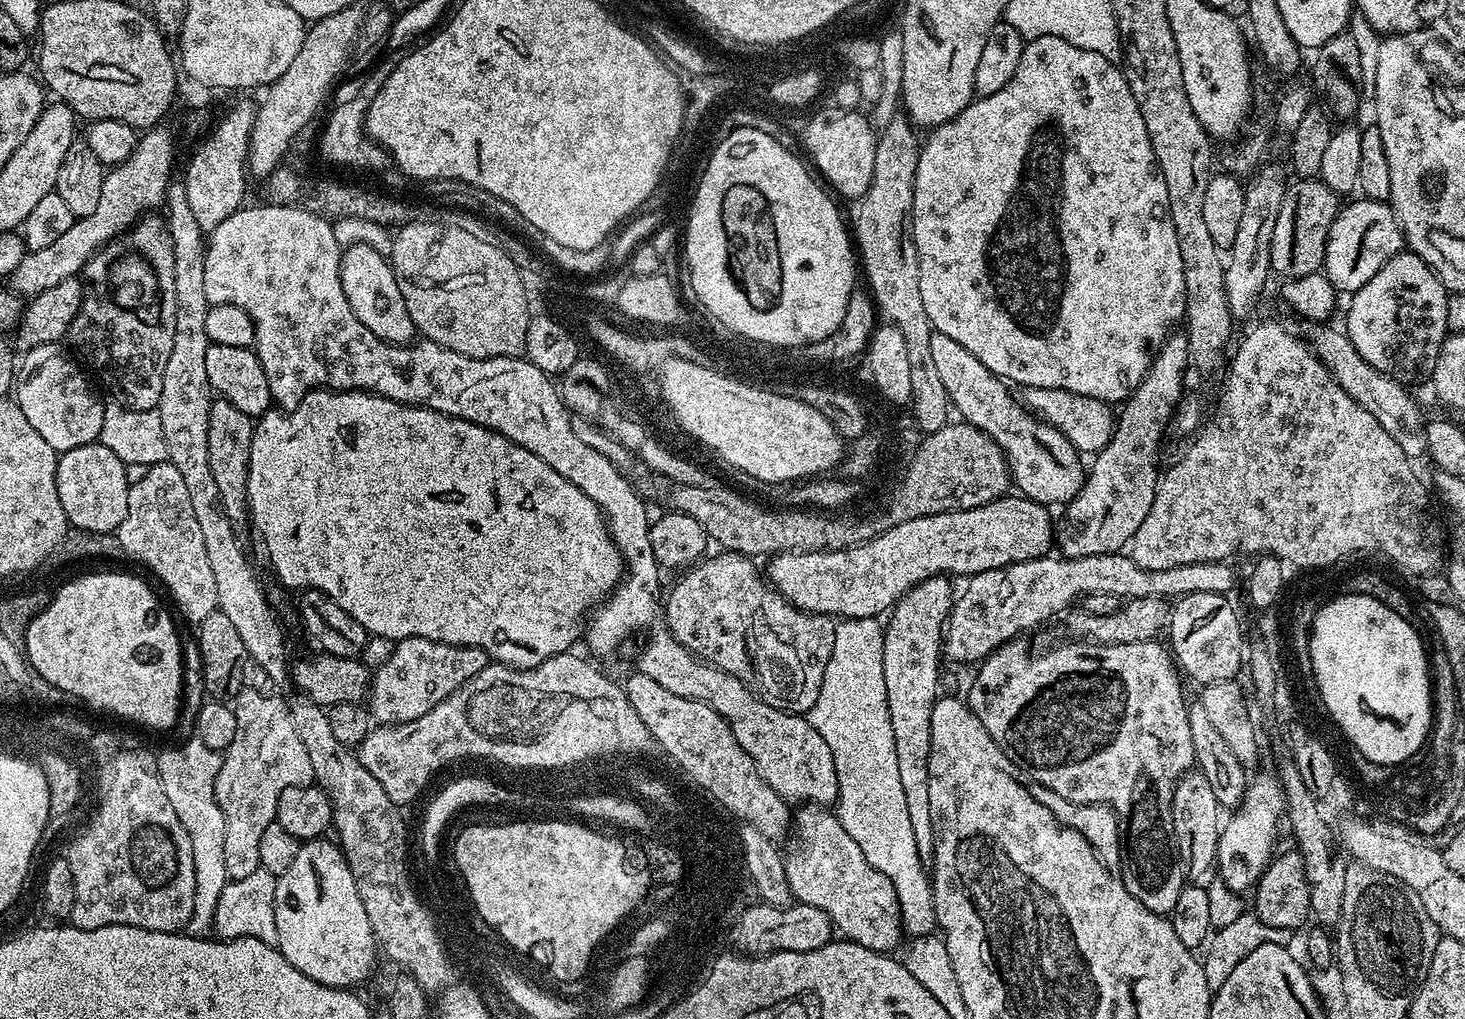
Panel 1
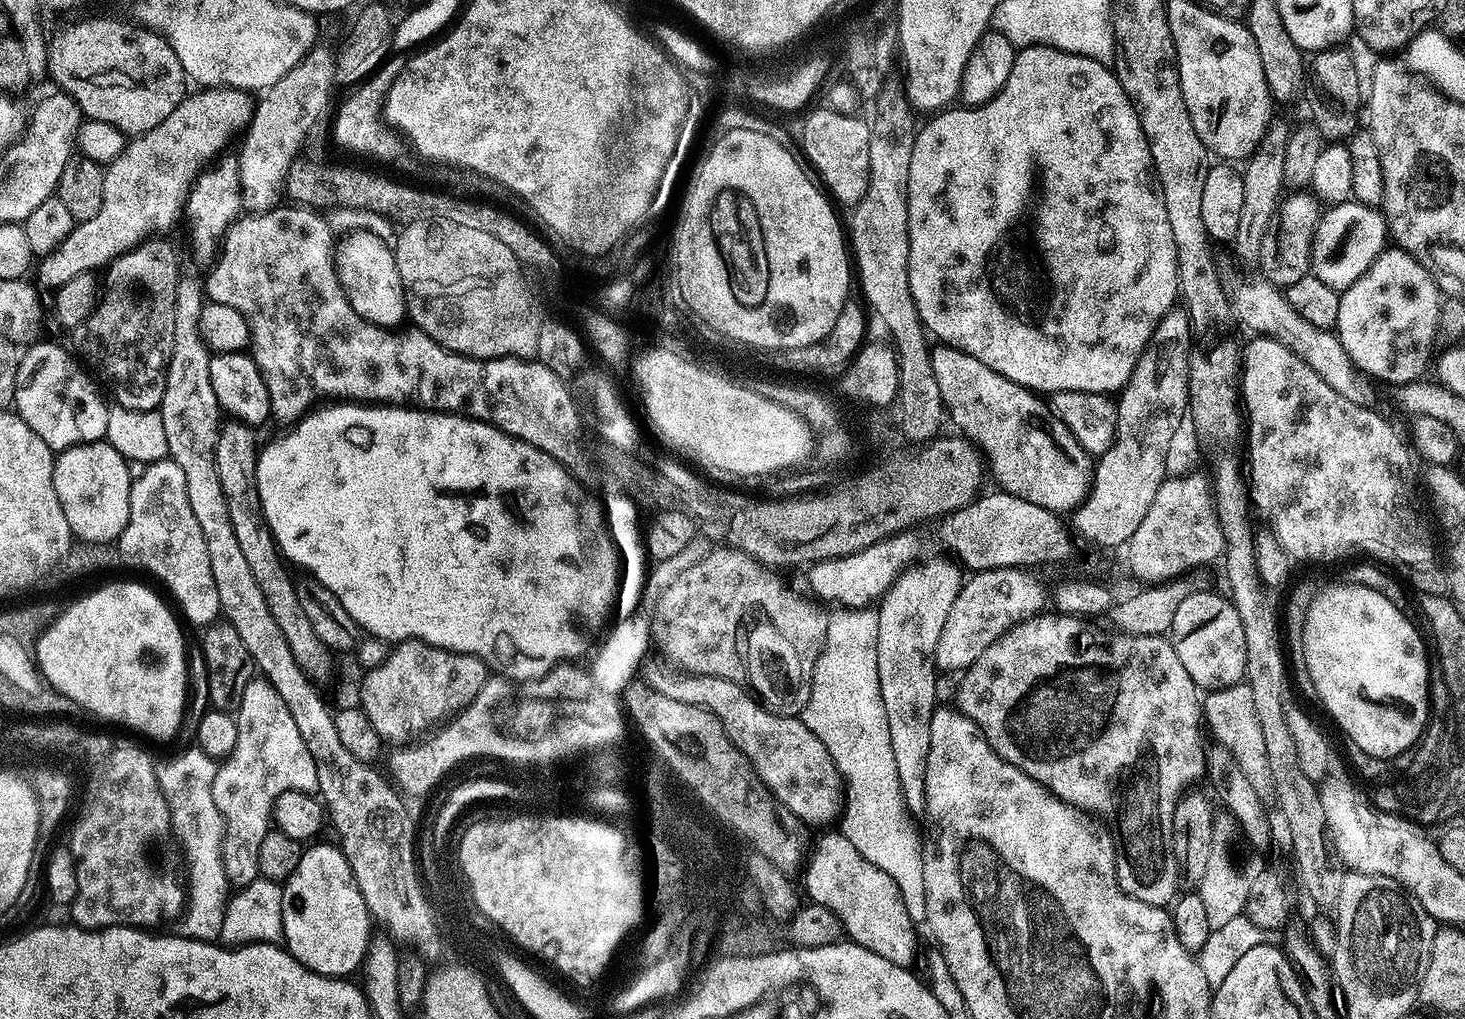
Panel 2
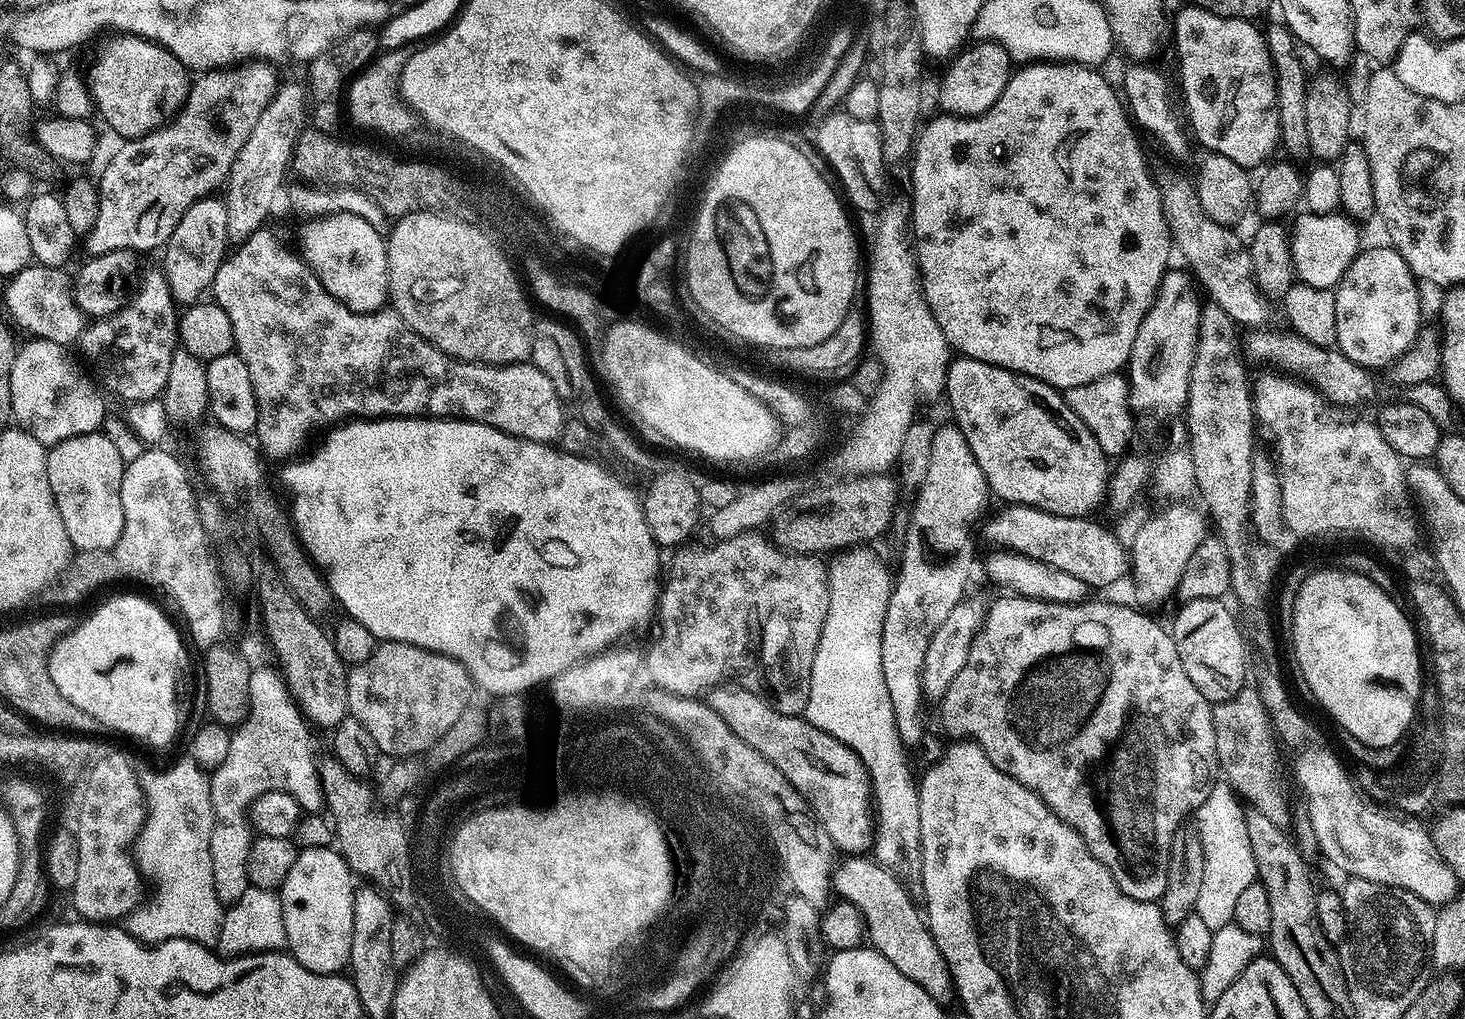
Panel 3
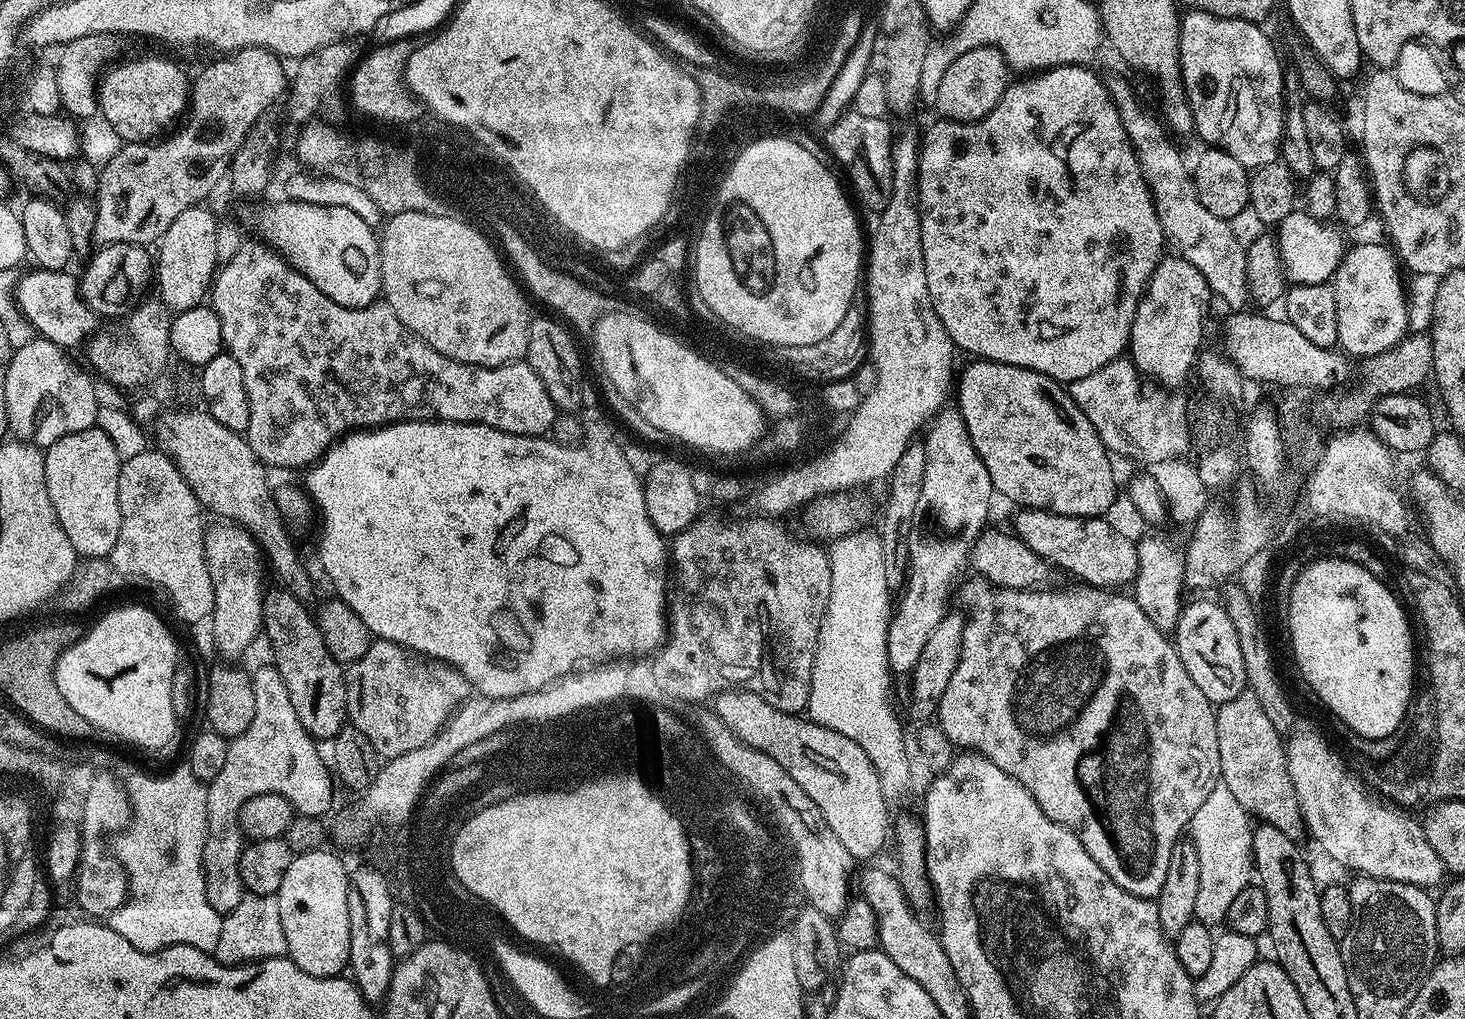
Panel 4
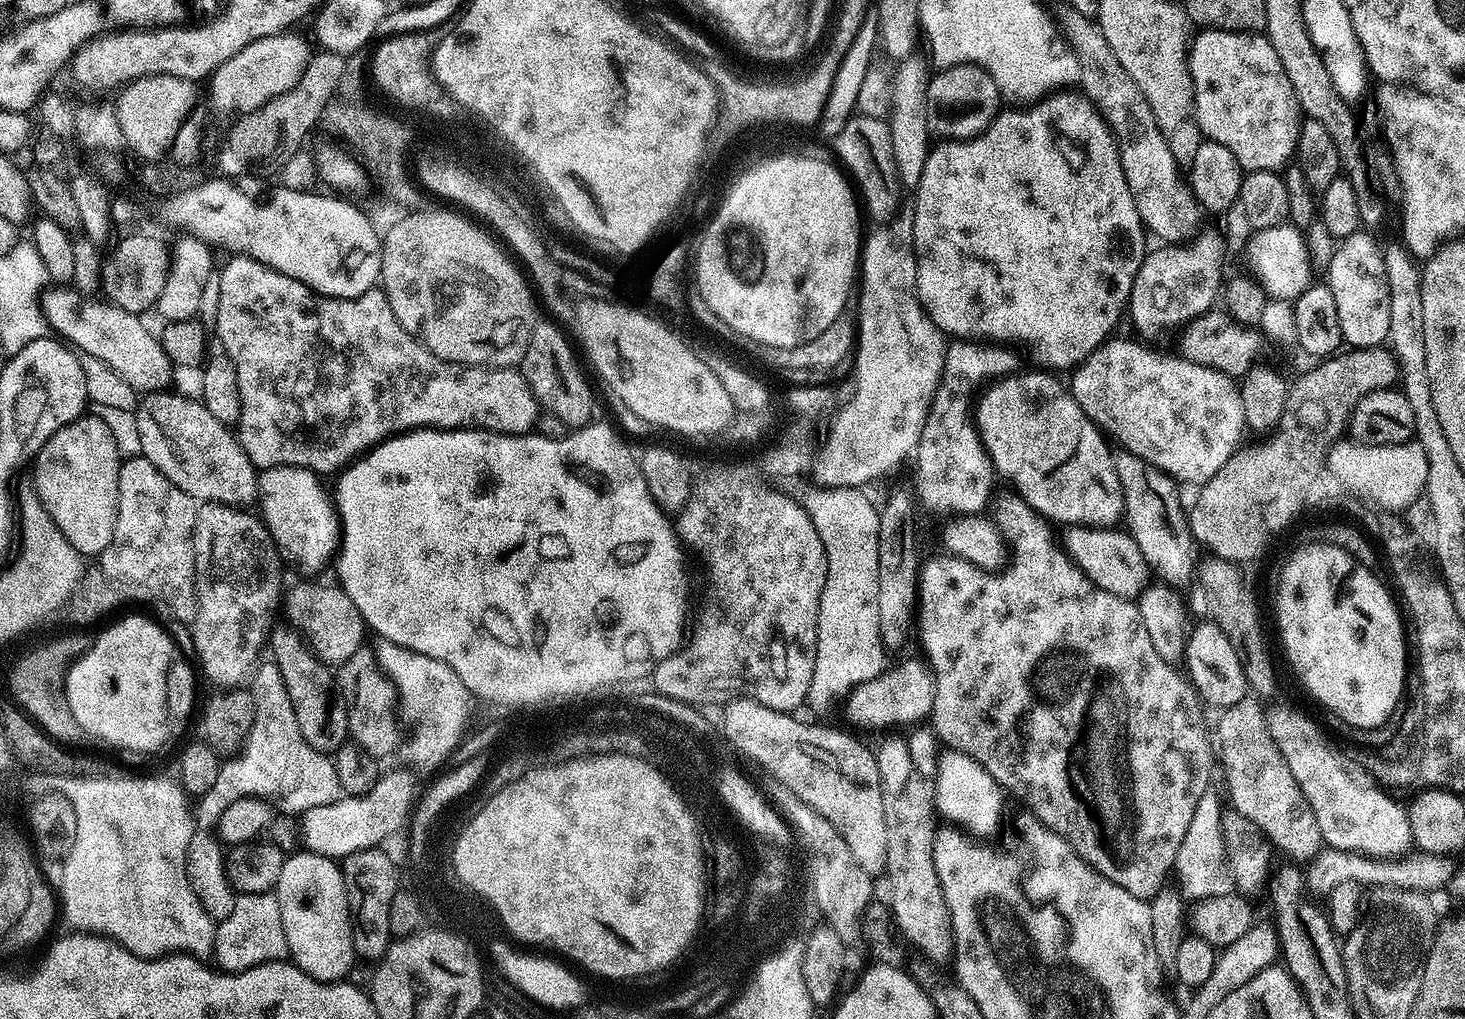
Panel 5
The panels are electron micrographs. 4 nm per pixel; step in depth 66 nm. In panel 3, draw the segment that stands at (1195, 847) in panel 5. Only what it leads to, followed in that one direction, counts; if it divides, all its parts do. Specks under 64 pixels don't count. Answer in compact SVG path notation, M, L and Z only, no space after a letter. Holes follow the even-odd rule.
M1218 780L1212 785L1210 796L1194 813L1206 854L1205 877L1202 878L1196 909L1206 926L1213 931L1233 923L1241 893L1258 878L1257 863L1247 837L1245 814L1245 805L1226 780Z

